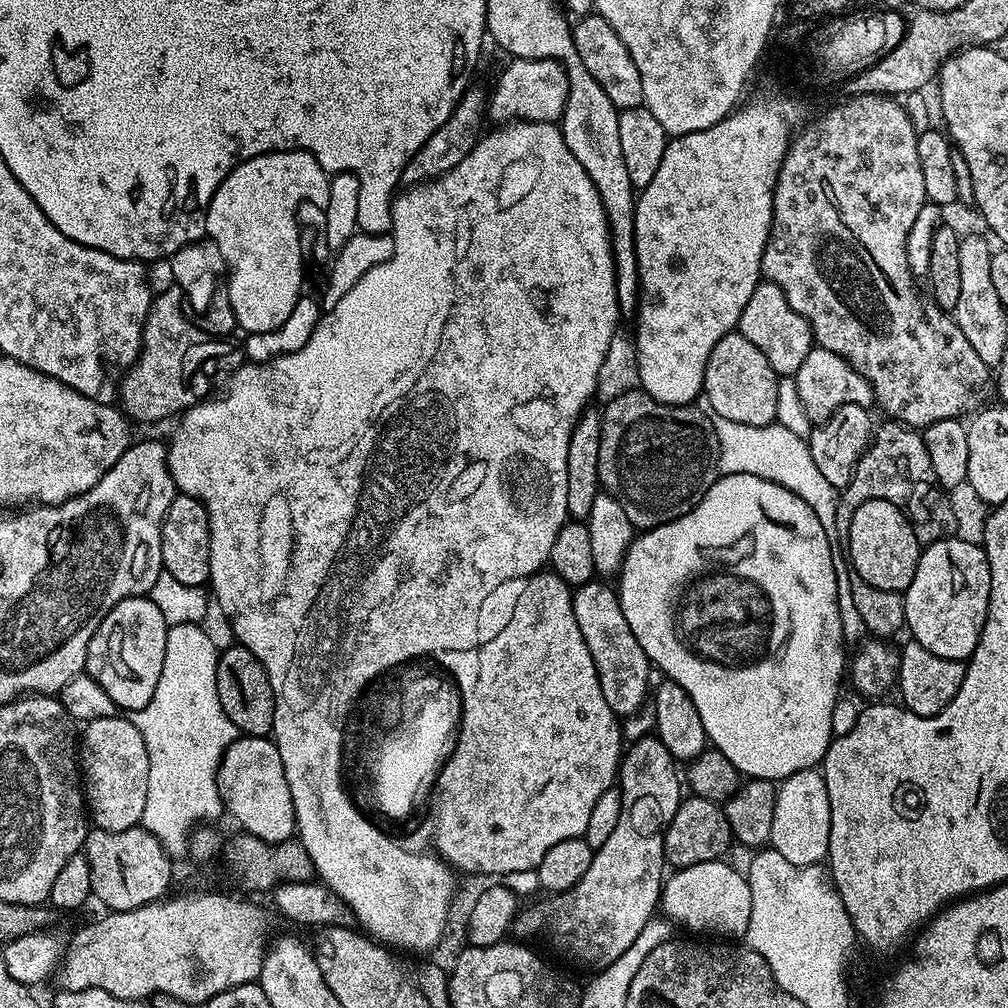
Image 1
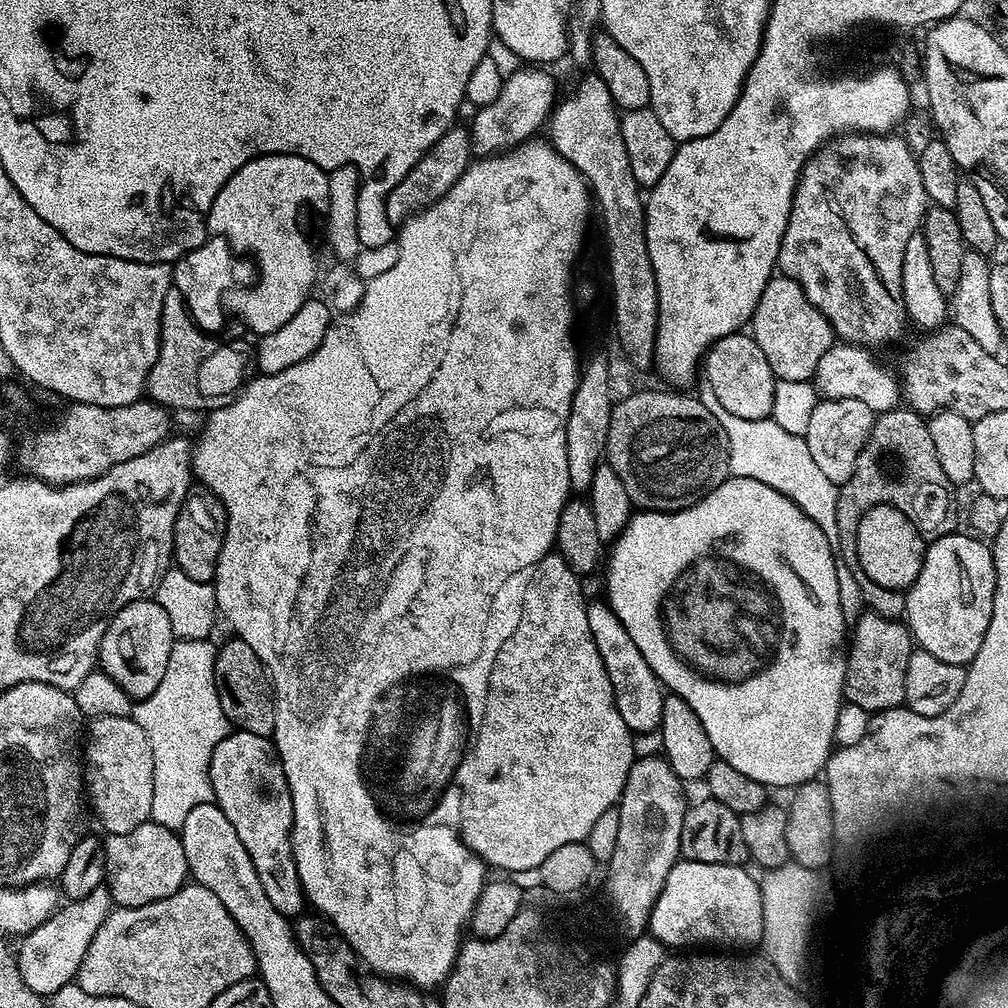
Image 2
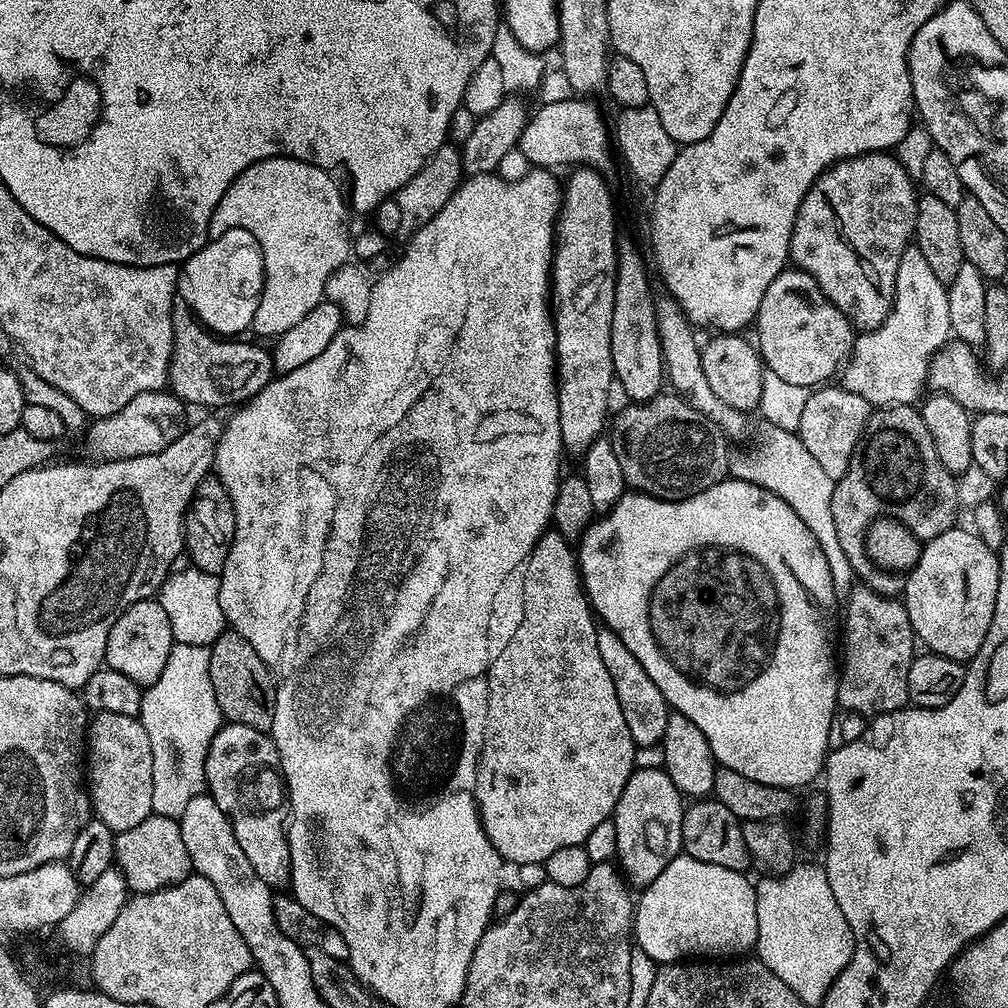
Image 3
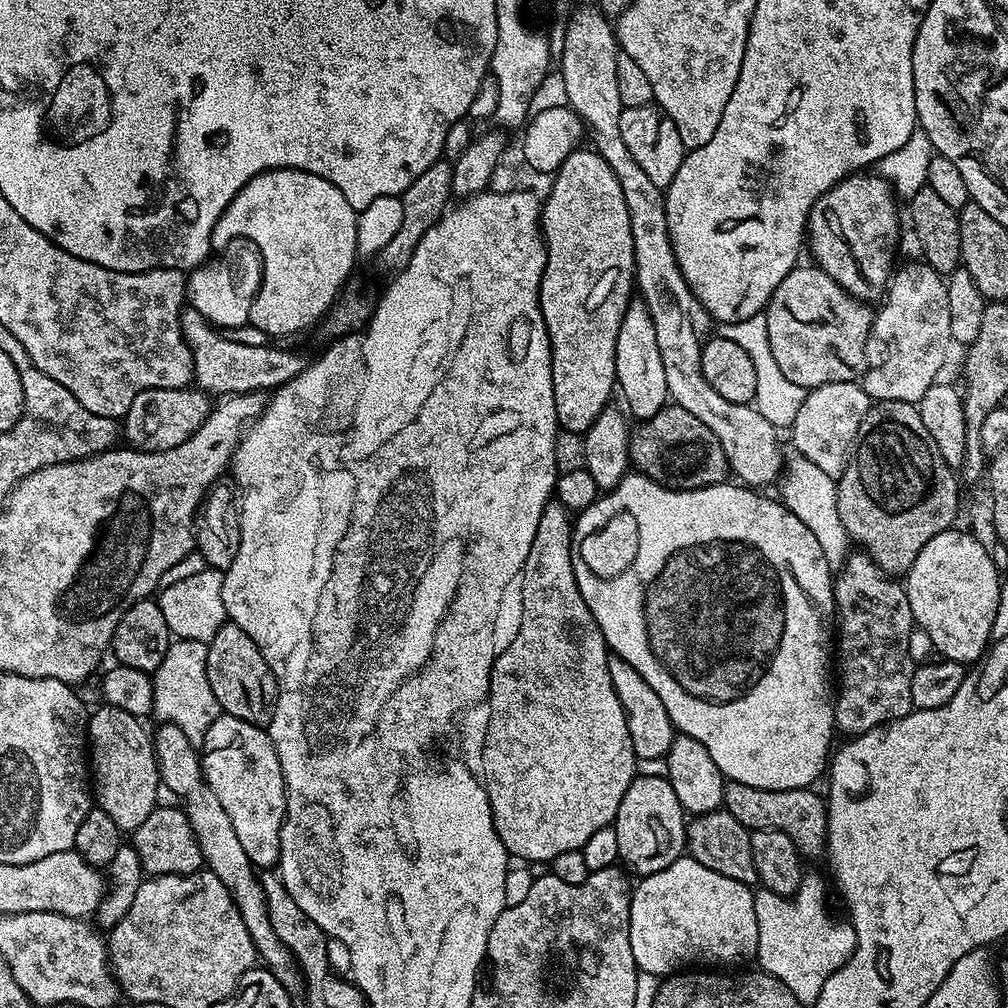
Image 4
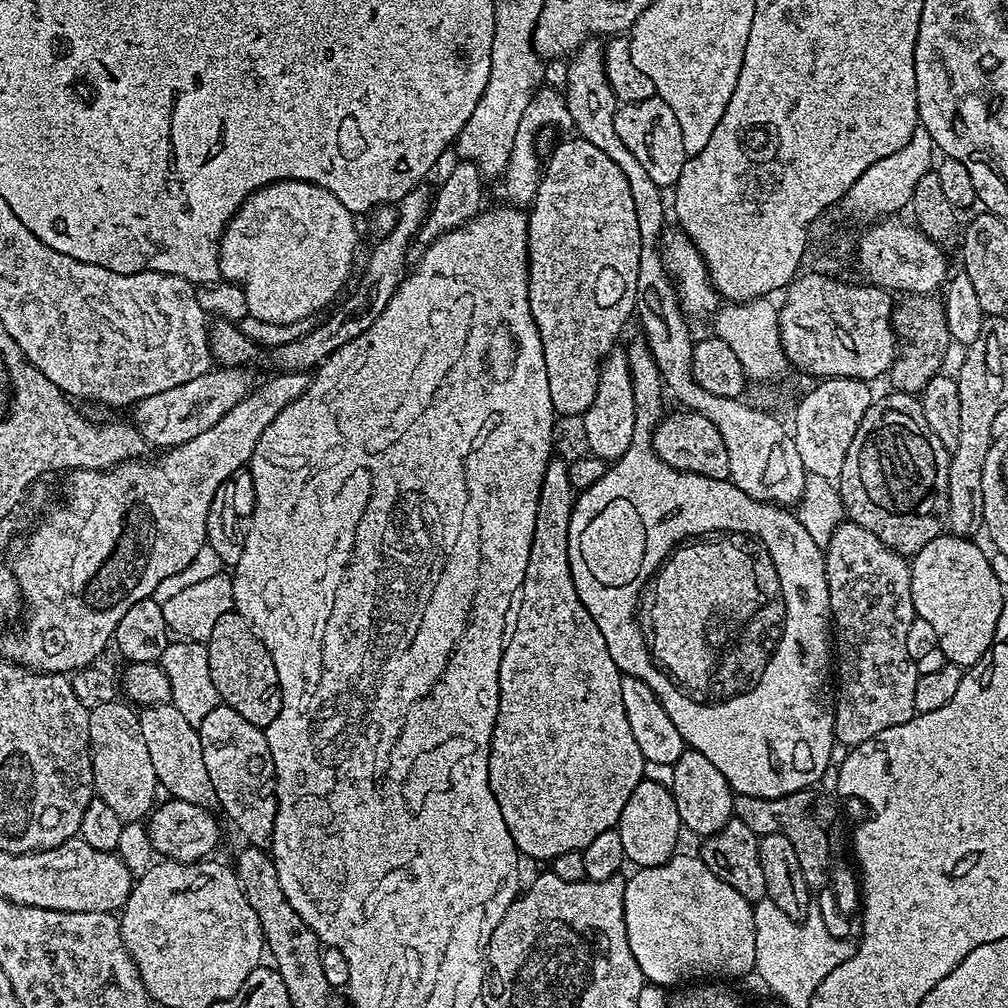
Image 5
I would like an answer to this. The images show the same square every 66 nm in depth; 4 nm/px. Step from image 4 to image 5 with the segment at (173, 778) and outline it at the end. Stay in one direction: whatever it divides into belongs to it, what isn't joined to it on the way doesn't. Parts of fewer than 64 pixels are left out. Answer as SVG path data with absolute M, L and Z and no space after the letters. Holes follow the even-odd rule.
M172 703L159 704L153 708L145 708L139 713L142 738L146 738L146 750L150 754L150 762L154 762L154 774L157 785L168 791L167 795L173 800L194 802L202 808L209 810L217 807L214 782L210 782L210 773L206 771L206 761L202 759L202 738L197 725L186 722L179 710Z

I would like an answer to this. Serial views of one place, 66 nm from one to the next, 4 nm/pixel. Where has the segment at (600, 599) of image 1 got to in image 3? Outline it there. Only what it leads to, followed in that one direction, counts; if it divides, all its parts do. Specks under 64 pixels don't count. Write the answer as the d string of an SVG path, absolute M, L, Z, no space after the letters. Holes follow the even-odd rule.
M607 630L598 631L598 650L602 654L602 662L606 662L606 670L610 670L610 678L614 678L618 706L622 706L622 718L626 718L626 730L630 730L630 738L637 748L659 745L666 734L670 711L662 690L658 690L650 674L642 670L642 662L638 662L638 658L634 658L634 654L626 650L626 642L622 642L618 634Z

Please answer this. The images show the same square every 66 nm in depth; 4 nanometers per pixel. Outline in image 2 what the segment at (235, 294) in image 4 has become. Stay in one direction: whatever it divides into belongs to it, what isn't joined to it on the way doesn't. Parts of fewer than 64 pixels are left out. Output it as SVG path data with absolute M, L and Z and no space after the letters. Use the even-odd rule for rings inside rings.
M222 236L209 237L202 246L181 256L173 263L172 272L173 287L182 294L192 320L209 334L219 333L218 330L224 324L226 316L222 300L225 292L231 288L232 282L246 286L255 279L255 276L253 261L235 254L232 245Z

